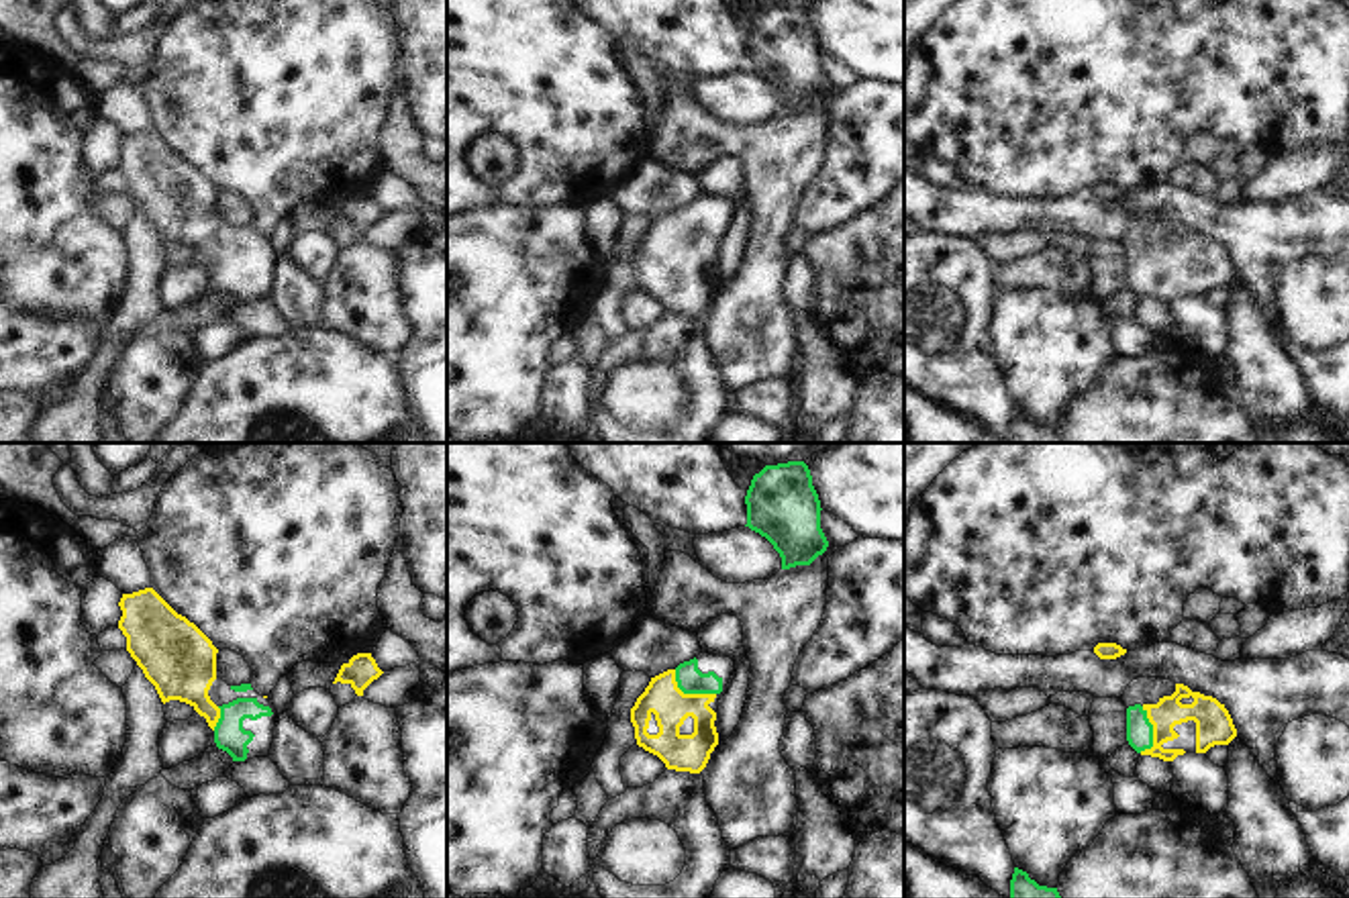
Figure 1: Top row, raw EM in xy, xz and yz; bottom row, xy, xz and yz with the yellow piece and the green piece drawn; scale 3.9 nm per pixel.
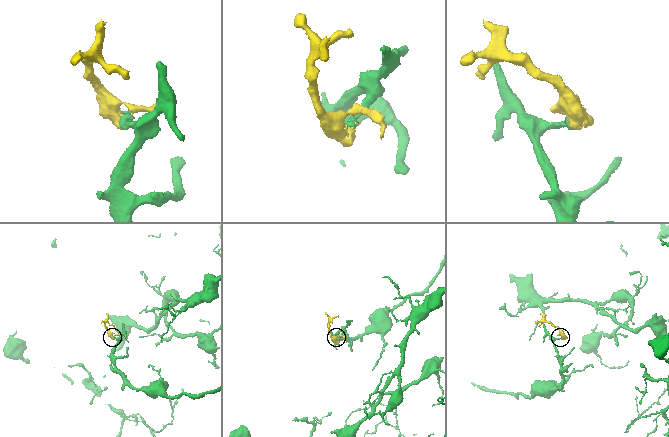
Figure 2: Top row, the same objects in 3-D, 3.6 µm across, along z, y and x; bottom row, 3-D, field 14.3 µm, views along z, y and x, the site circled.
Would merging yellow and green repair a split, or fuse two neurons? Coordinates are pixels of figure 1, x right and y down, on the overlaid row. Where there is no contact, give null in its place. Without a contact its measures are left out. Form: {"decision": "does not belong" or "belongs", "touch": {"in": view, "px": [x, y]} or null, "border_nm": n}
{"decision": "belongs", "touch": {"in": "xz", "px": [688, 694]}, "border_nm": 190}

